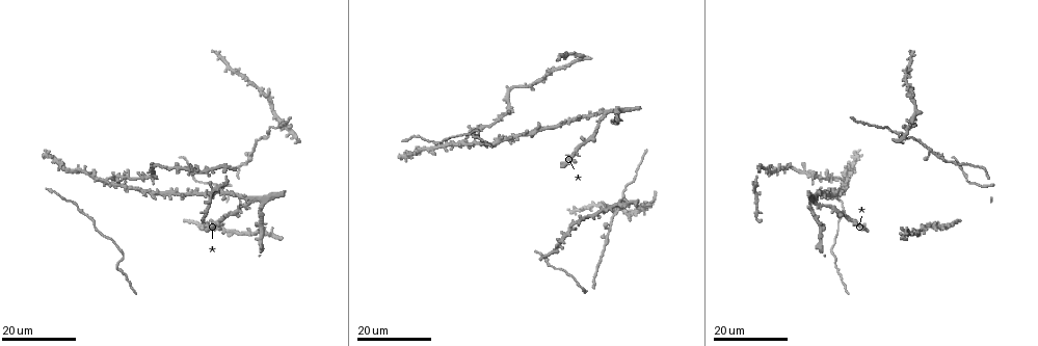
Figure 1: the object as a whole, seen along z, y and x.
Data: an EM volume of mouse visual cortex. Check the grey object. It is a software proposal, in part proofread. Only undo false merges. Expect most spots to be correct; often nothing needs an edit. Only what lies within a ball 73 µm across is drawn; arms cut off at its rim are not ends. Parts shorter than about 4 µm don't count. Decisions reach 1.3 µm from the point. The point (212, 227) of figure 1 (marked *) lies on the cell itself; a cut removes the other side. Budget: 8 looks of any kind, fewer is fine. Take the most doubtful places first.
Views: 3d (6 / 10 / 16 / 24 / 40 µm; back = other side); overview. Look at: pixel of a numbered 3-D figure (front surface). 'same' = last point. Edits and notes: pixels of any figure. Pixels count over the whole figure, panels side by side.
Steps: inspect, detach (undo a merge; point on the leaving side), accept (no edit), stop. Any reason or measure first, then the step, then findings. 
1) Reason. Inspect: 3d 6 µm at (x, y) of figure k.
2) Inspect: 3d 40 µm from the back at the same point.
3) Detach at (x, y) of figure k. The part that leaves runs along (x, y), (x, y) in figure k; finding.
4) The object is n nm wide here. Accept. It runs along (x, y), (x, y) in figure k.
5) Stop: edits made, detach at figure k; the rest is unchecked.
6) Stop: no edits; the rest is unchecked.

Two arms in line, one across. Inspect: 3d 24 µm at (899, 133) of figure 1.

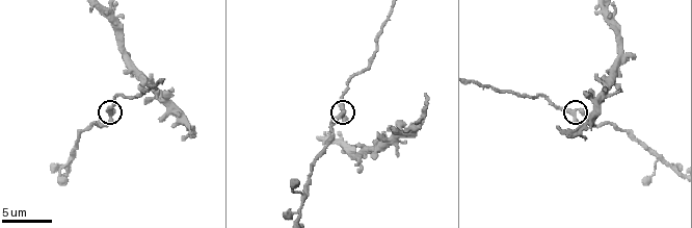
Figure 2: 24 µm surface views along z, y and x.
Closer look. Inspect: 3d 10 µm at (574, 113) of figure 2.

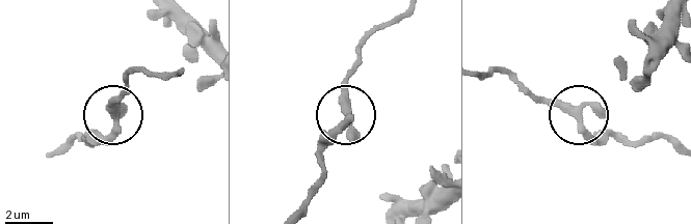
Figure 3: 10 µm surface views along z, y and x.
The object is 300 nm wide here. Accept. It runs along (675, 146), (663, 140), (598, 138), (578, 118), (528, 94) in figure 3; continuous, no second cell.

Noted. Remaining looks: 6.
Inspect: 3d 16 µm at (607, 109) of figure 1.

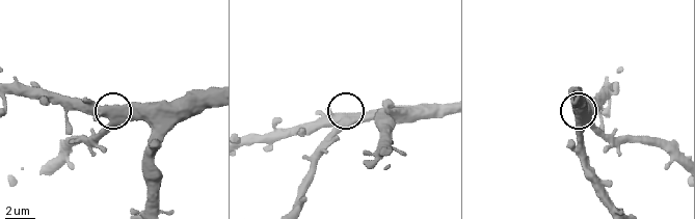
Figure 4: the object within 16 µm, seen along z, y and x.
Inspect: 3d 10 µm at (112, 109) of figure 4.

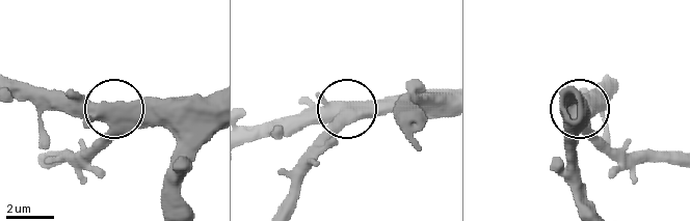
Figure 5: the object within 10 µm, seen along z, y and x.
Accept. All the same cell.

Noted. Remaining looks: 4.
Inspect: 3d 24 µm at (415, 154) of figure 1.

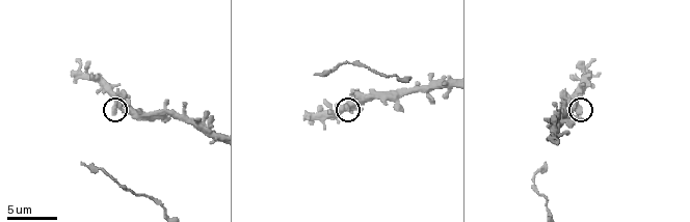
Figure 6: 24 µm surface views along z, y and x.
Zoom in. Inspect: 3d 6 µm at (114, 102) of figure 6.

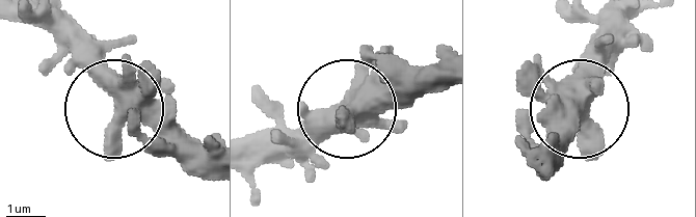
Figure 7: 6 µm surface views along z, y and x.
Accept. Continuous, no second cell.

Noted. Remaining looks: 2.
Inspect: 3d 16 µm at (579, 219) of figure 1.

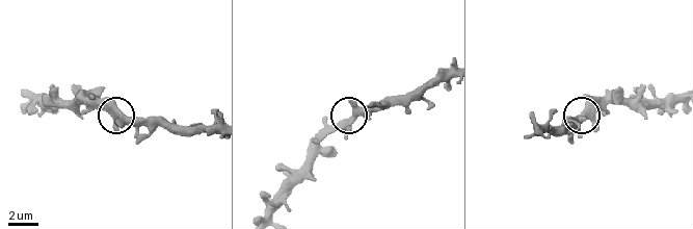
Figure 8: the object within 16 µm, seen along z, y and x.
Zoom in. Inspect: 3d 6 µm at (580, 119) of figure 8.

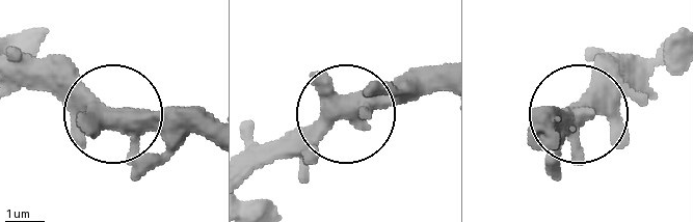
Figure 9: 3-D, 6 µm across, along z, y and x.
3 arms meet here. Accept. Continuous, no second cell.

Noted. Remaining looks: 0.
Stop: no edits; the rest is unchecked.

